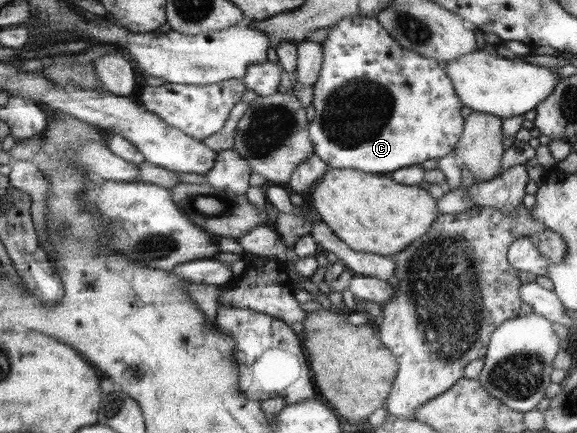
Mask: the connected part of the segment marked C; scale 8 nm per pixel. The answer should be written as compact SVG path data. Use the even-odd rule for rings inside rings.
M367 16L343 18L337 24L329 27L328 37L321 44L324 48L324 64L320 70L319 80L313 85L314 97L312 106L315 108L315 117L309 122L308 133L313 143L314 154L317 154L323 162L326 162L328 167L354 169L370 174L389 175L396 170L408 169L413 164L422 165L429 158L440 159L441 156L446 156L453 148L456 148L457 142L461 138L461 132L464 132L463 114L461 114L463 103L452 82L452 78L446 73L444 64L438 63L436 59L425 58L424 55L417 54L416 51L402 47L388 33L388 30L385 30L385 27L381 26L377 18Z

